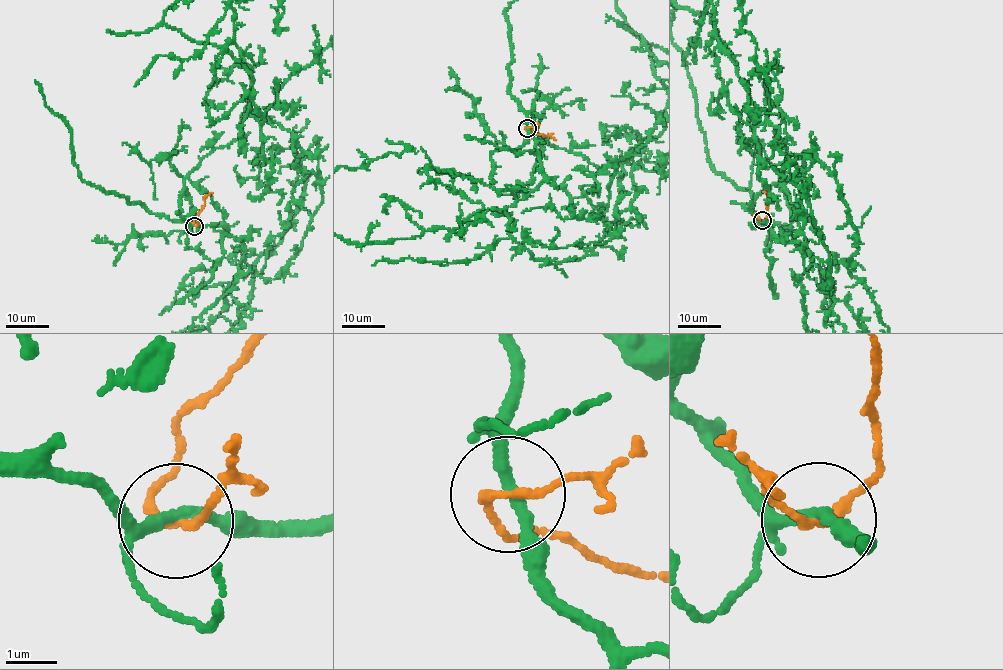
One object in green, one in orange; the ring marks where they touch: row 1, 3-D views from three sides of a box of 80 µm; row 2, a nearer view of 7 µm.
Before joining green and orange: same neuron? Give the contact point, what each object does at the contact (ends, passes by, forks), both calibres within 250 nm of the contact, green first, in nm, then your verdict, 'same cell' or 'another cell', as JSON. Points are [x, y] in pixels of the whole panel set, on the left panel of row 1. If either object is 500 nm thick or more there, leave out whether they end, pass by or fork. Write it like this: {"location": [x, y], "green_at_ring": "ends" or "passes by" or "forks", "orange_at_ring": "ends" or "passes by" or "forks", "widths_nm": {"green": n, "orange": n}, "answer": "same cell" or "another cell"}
{"location": [194, 226], "green_at_ring": "passes by", "orange_at_ring": "passes by", "widths_nm": {"green": 220, "orange": 140}, "answer": "another cell"}

